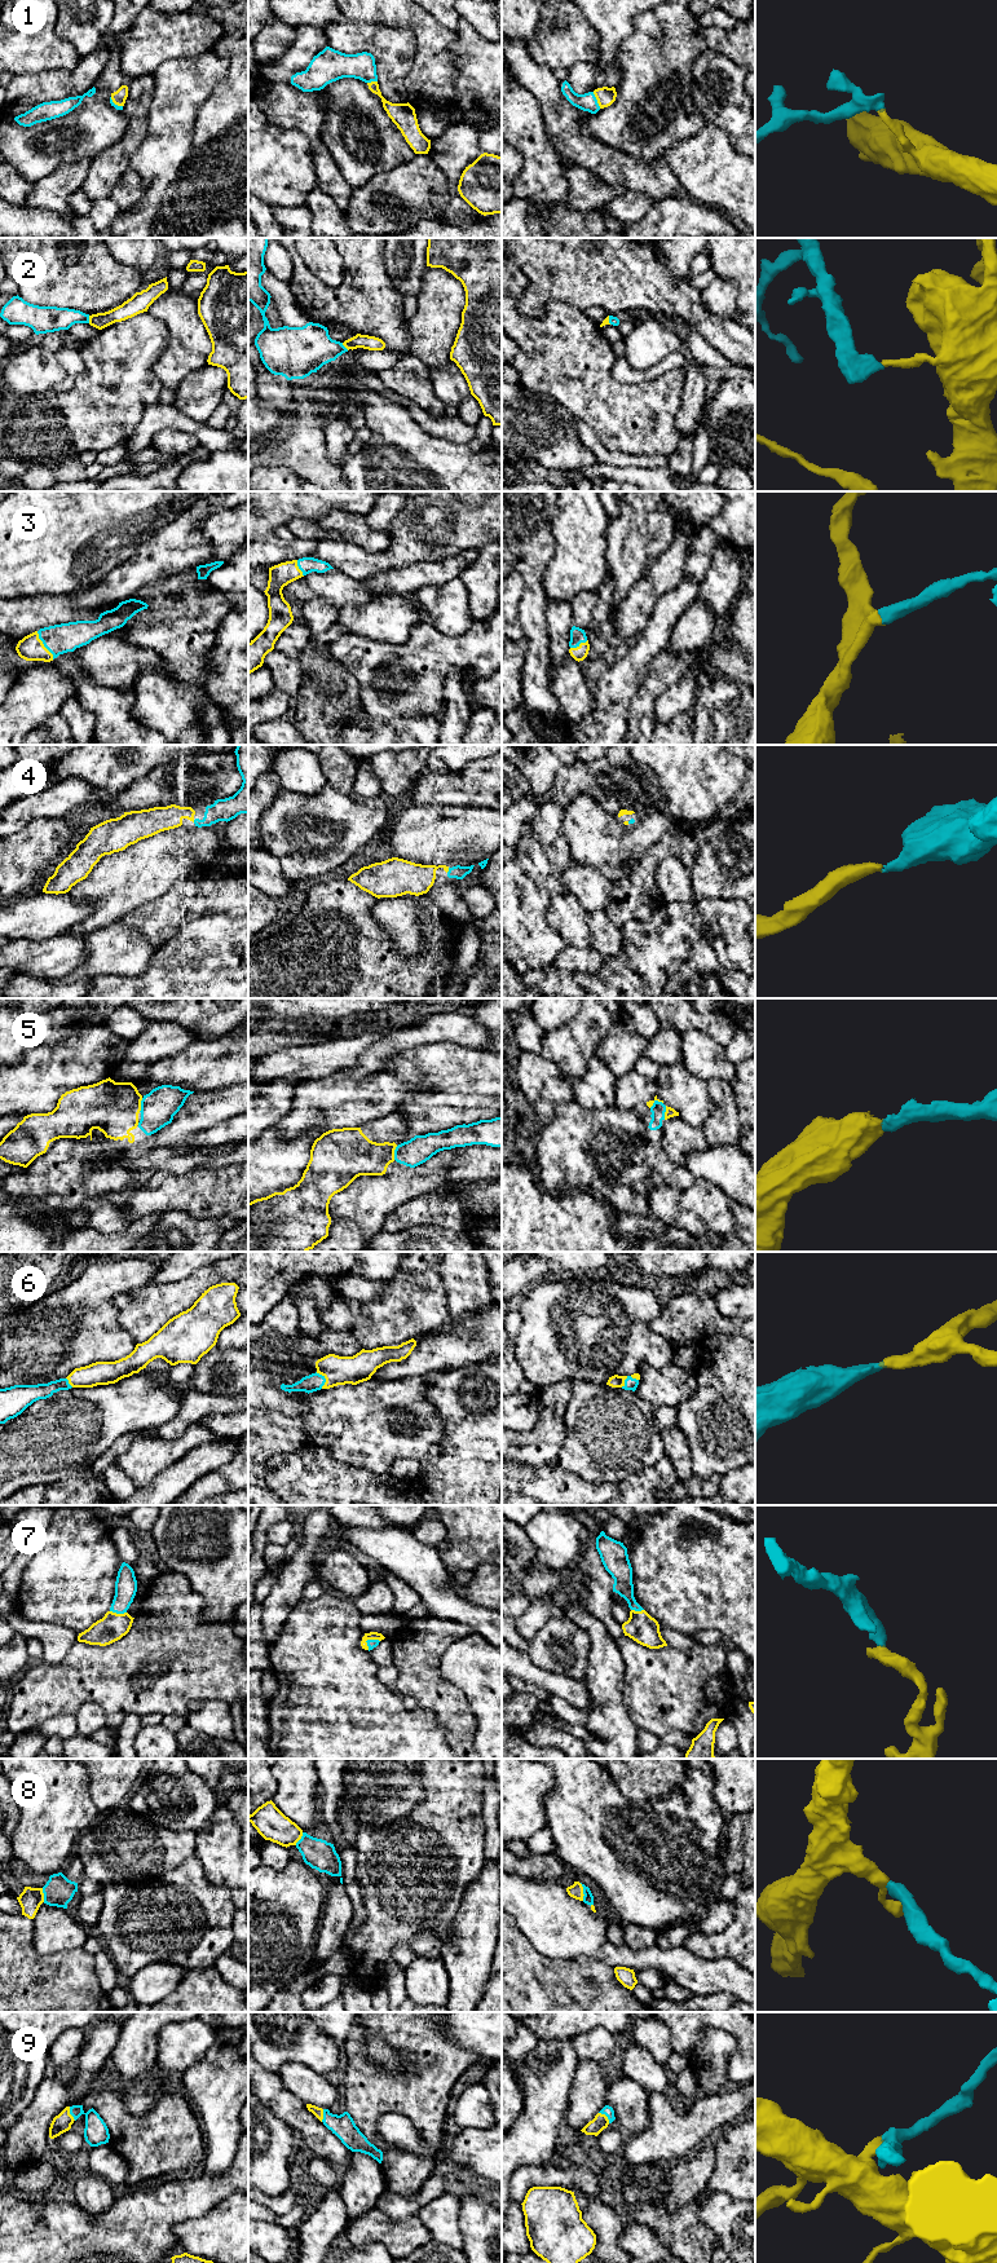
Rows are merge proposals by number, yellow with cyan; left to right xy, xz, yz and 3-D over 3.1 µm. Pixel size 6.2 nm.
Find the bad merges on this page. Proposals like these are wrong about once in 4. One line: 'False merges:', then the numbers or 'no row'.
False merges: 2

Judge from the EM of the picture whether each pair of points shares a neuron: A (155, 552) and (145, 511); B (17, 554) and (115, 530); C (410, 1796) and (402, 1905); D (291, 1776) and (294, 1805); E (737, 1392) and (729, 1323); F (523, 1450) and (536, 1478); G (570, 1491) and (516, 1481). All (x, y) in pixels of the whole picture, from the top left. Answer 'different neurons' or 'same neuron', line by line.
A: different neurons
B: same neuron
C: different neurons
D: same neuron
E: different neurons
F: different neurons
G: same neuron

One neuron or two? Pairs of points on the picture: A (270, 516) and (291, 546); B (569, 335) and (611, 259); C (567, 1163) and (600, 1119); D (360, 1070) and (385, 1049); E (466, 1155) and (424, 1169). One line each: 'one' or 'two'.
A: two
B: two
C: one
D: one
E: one

